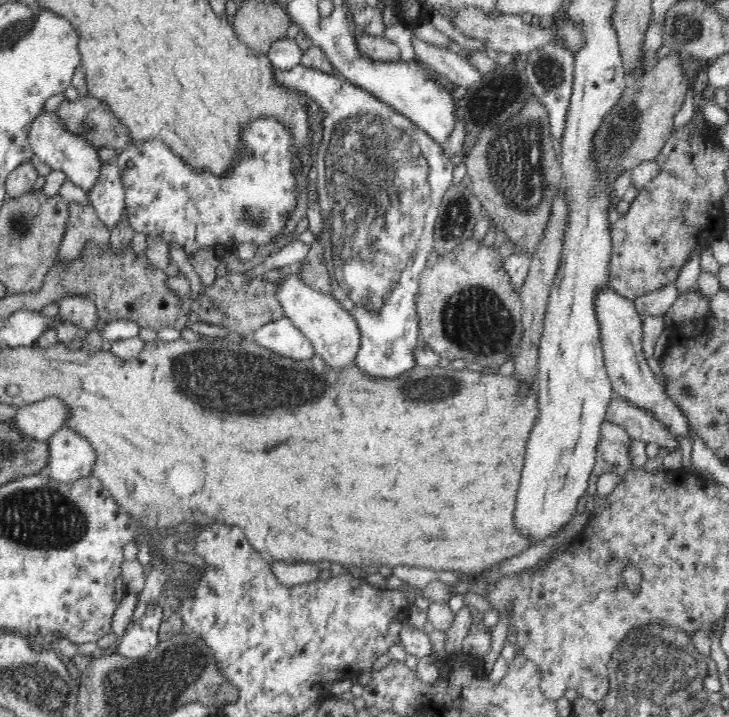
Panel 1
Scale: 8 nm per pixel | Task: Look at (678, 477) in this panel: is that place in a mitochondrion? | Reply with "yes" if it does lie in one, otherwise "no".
no

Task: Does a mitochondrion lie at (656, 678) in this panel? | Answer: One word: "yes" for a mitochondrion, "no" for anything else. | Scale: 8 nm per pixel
yes

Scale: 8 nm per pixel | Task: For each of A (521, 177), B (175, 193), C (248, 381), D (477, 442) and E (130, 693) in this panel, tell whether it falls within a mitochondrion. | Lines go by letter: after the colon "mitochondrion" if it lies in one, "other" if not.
A: mitochondrion
B: other
C: mitochondrion
D: other
E: mitochondrion

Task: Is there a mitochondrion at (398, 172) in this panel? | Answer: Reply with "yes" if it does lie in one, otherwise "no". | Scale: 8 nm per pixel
yes

